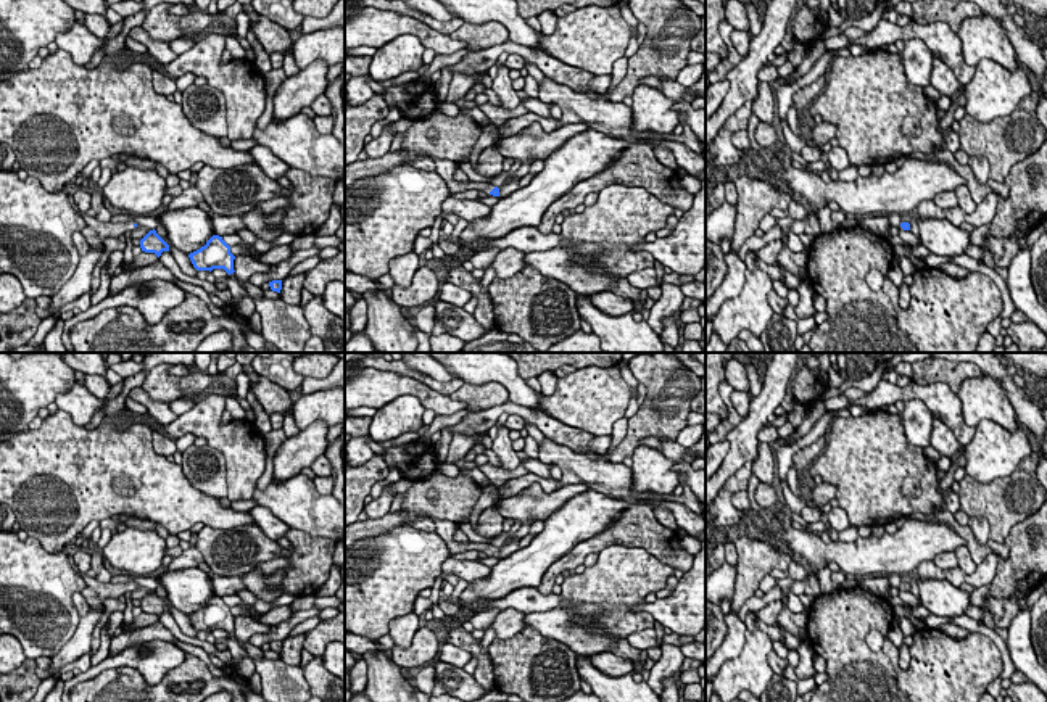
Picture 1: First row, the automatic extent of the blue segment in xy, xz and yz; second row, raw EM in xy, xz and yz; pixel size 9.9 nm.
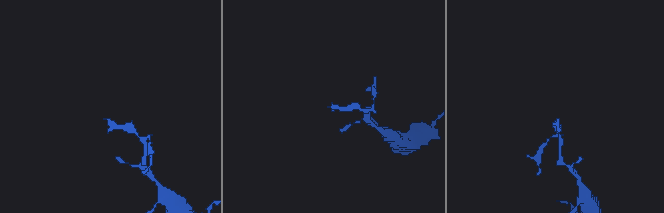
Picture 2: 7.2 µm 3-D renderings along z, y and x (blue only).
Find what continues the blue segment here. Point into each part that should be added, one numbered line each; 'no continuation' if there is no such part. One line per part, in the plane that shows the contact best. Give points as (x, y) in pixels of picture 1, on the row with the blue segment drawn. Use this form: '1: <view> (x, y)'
1: xy (103, 229)

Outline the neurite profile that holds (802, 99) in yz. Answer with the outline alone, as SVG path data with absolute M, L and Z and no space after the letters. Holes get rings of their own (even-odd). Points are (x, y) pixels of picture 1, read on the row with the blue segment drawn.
M826 72L821 74L815 82L810 85L805 85L794 92L792 95L792 105L797 111L797 126L804 129L805 126L812 126L812 122L807 121L807 109L813 103L813 100L823 92L826 85Z

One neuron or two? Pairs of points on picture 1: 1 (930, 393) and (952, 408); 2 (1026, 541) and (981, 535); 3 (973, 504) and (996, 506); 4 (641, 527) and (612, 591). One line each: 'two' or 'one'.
1: one
2: two
3: one
4: two

